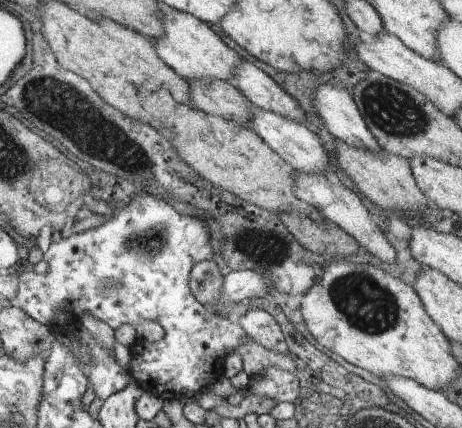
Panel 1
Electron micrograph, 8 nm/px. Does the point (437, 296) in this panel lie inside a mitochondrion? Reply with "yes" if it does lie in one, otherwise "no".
no

